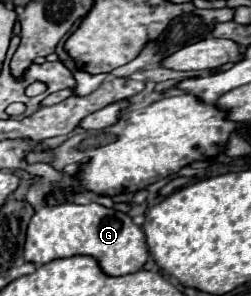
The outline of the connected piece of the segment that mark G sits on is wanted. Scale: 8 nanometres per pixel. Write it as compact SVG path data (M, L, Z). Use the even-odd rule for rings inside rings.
M61 203L55 207L39 207L31 217L25 241L25 261L35 265L45 265L55 259L73 257L73 255L91 255L99 261L101 269L107 275L127 275L143 269L149 251L145 243L145 233L127 213L107 209L99 203L77 205L77 203Z

